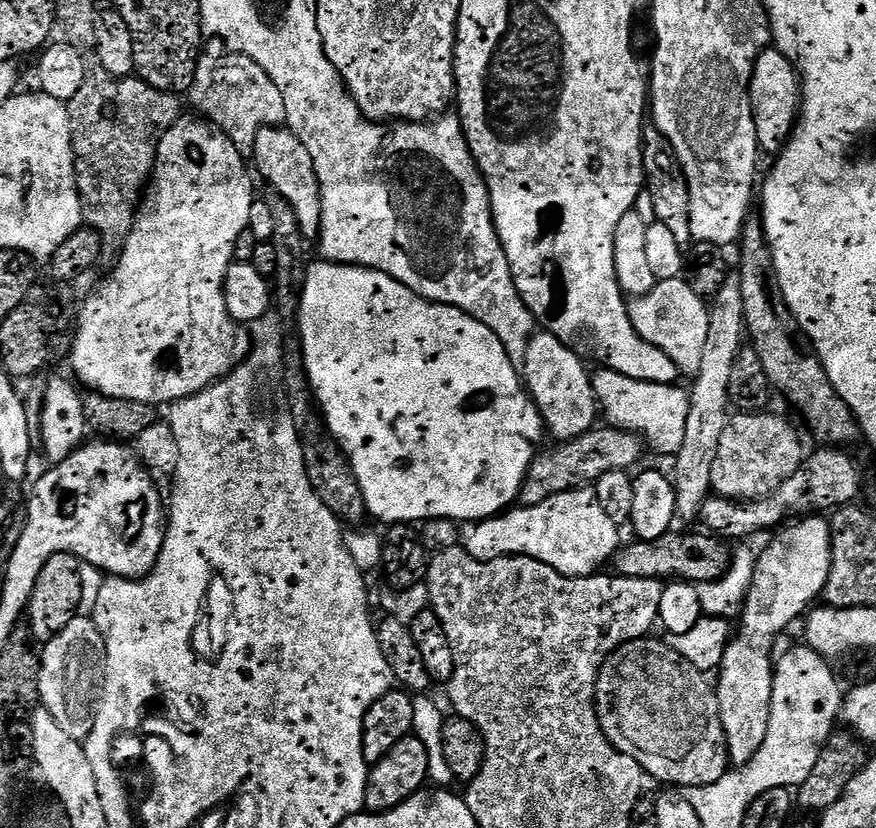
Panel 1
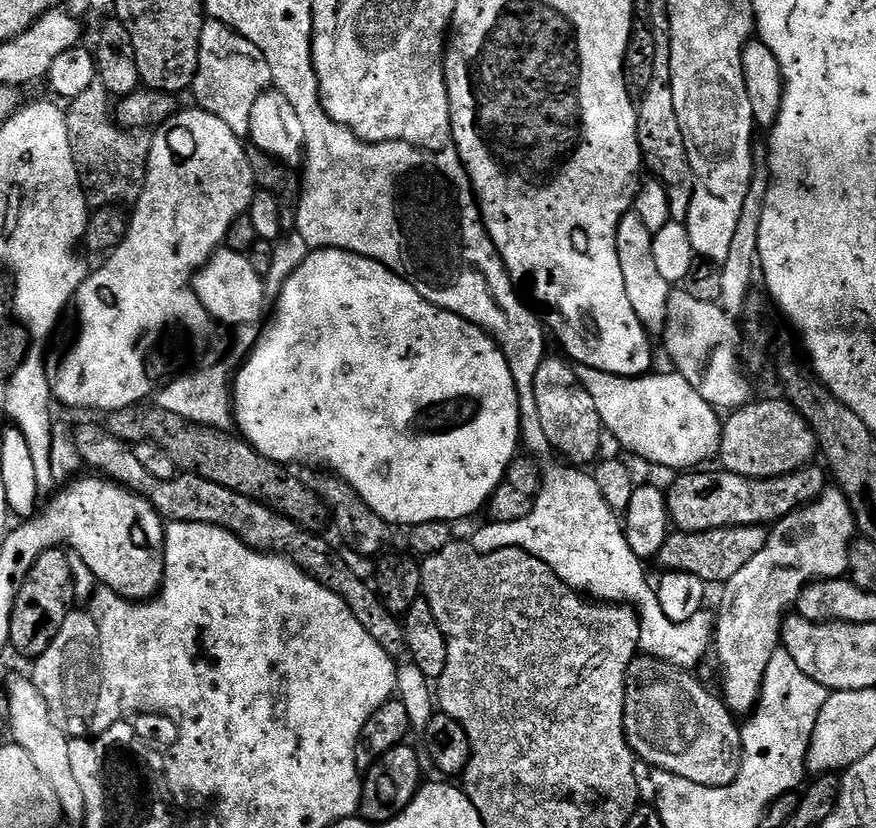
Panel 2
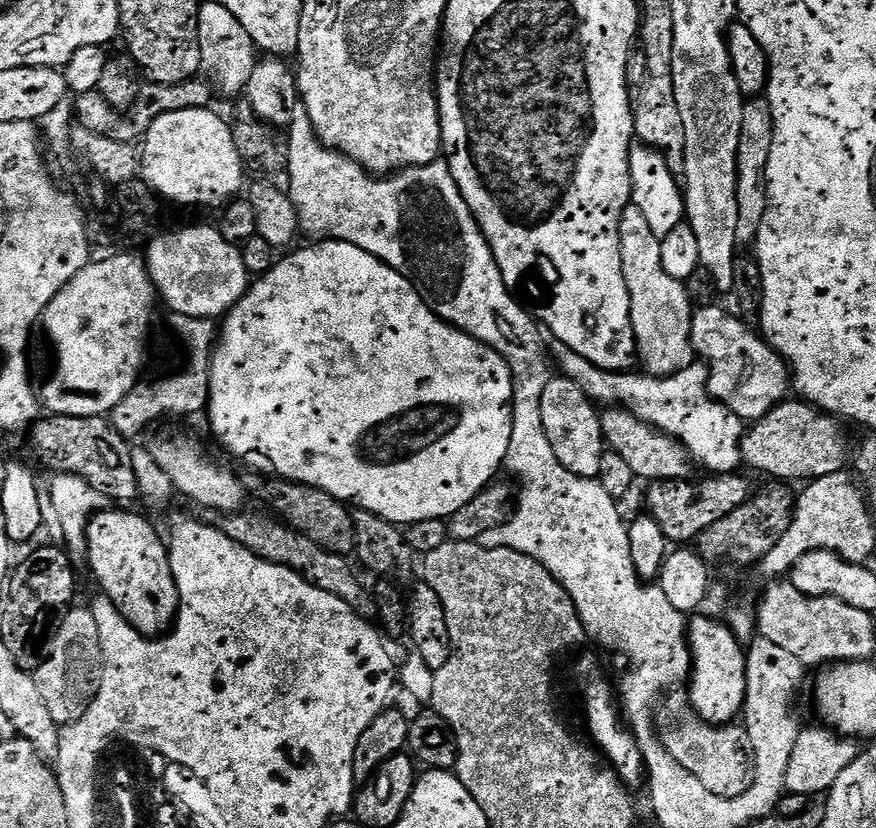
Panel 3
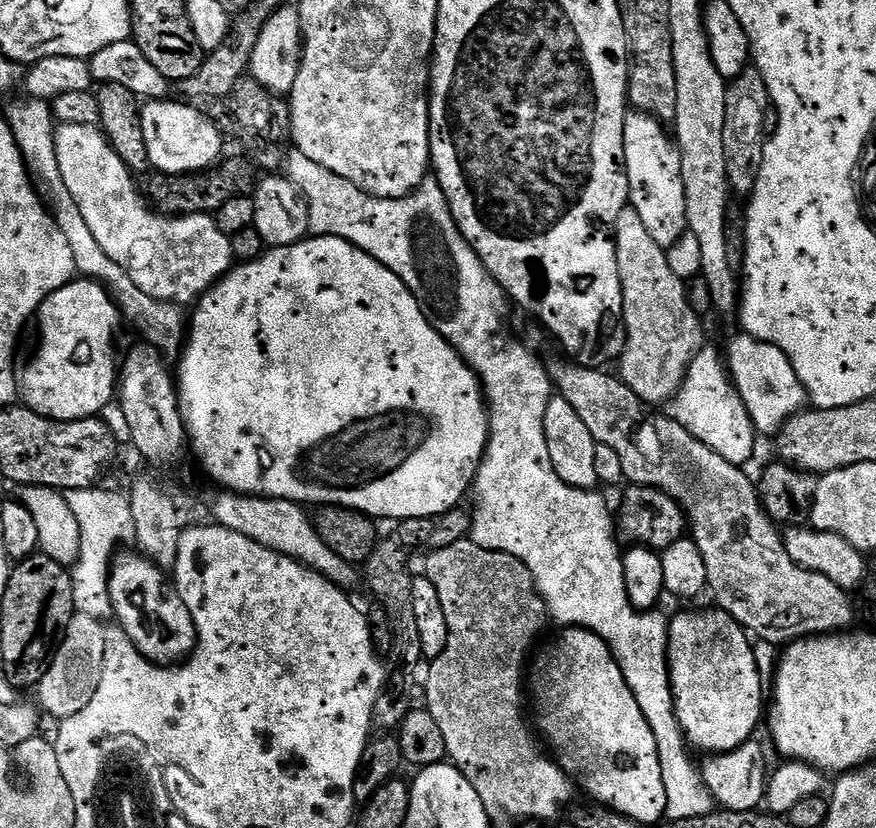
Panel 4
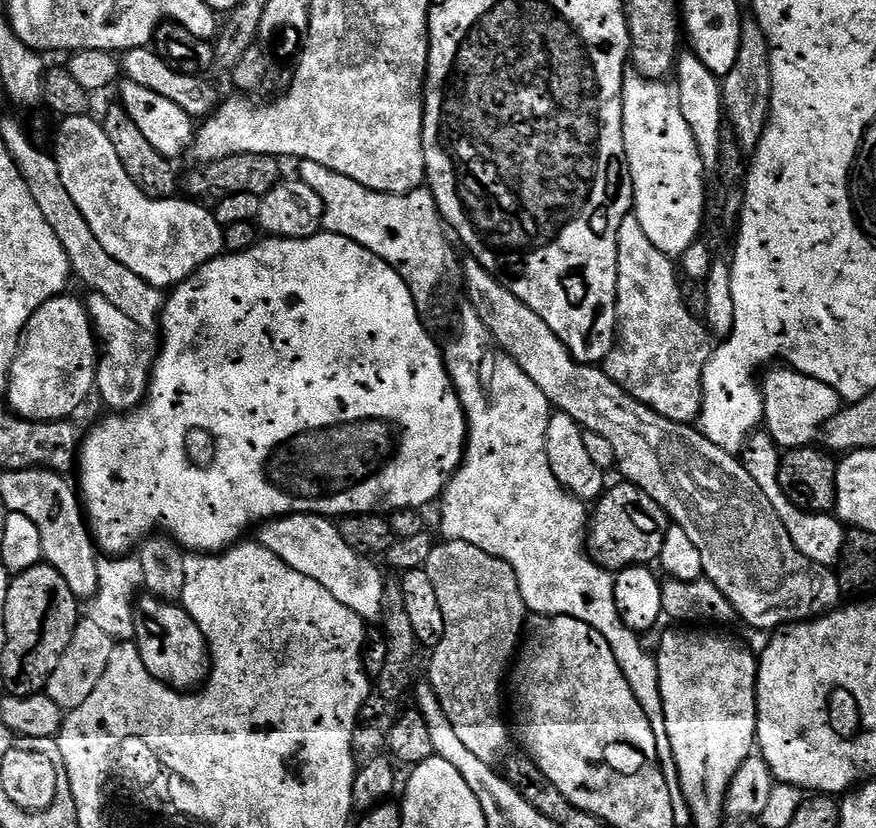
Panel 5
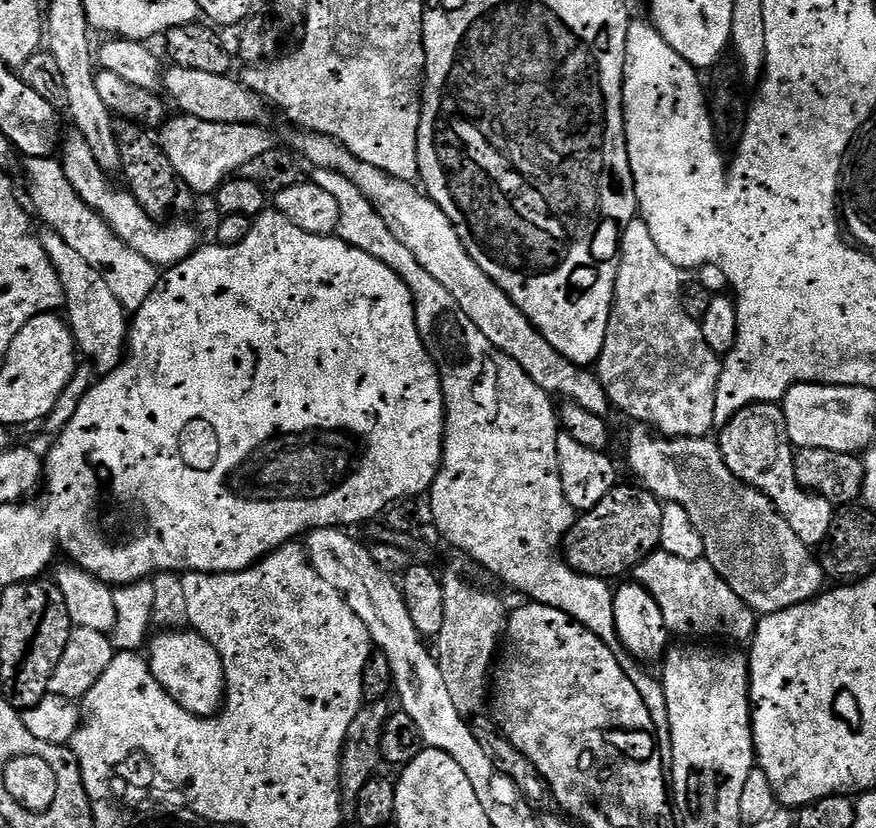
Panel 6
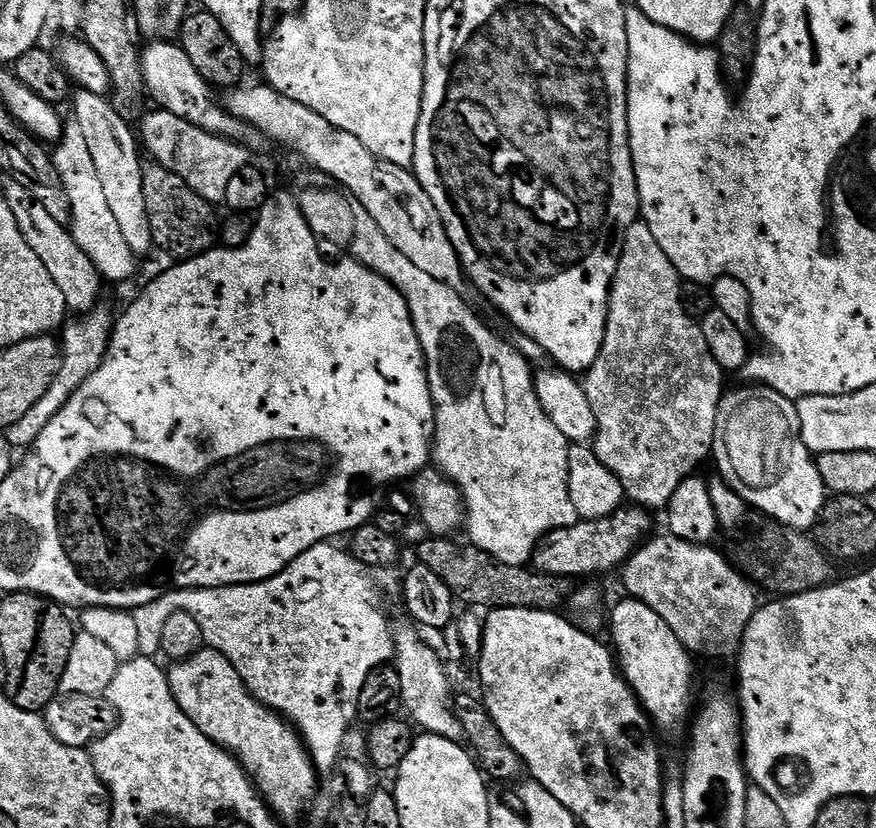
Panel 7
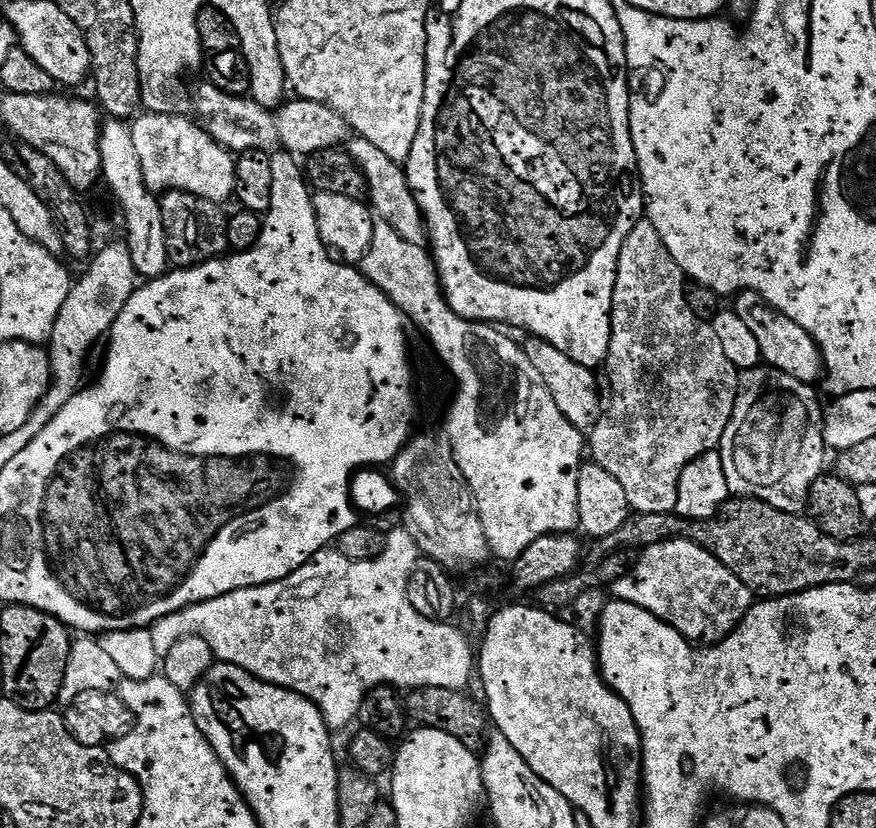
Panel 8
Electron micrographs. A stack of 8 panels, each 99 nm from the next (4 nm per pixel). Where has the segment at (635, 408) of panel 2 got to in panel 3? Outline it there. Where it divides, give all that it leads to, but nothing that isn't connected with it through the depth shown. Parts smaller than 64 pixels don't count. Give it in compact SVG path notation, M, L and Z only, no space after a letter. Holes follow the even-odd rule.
M568 354L565 357L564 368L562 368L563 375L573 380L588 395L589 400L593 402L601 400L604 406L620 405L629 409L644 424L666 433L667 436L674 437L688 451L688 455L699 467L701 464L702 467L709 468L707 470L709 473L732 474L739 469L736 467L741 467L740 437L746 431L745 421L739 420L728 407L712 399L712 395L708 393L708 369L703 363L693 362L681 372L661 378L647 374L635 376L635 371L632 370L625 370L621 373L608 372L605 368L594 366L581 356Z

